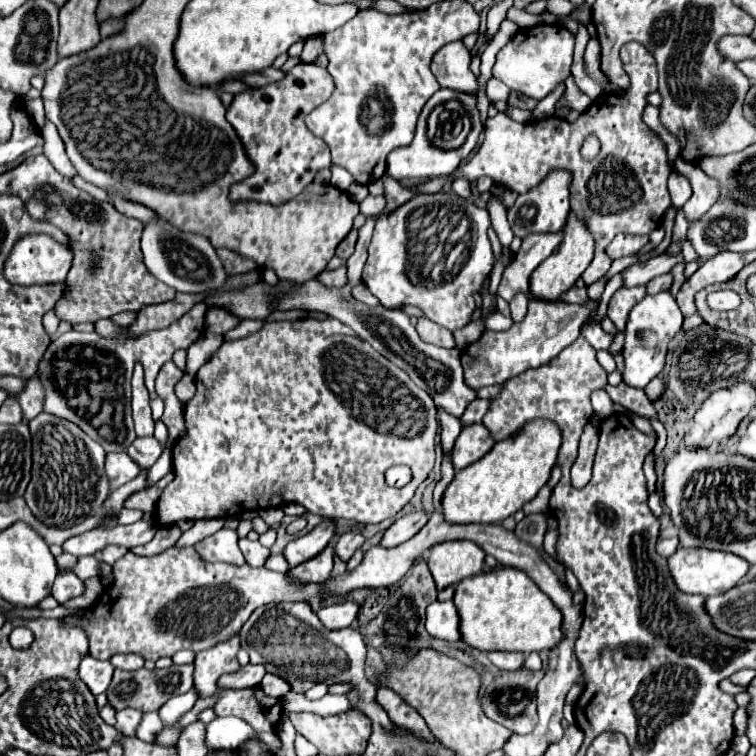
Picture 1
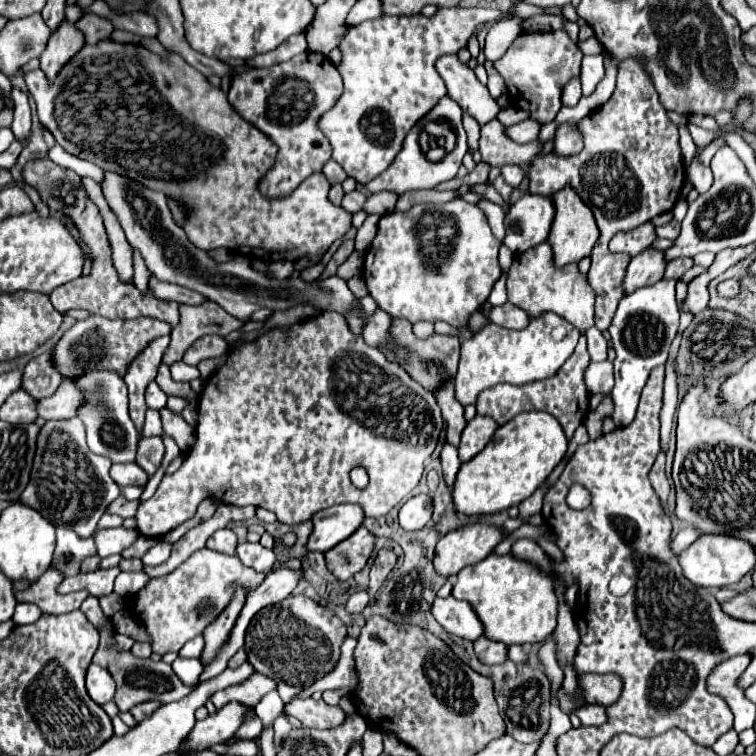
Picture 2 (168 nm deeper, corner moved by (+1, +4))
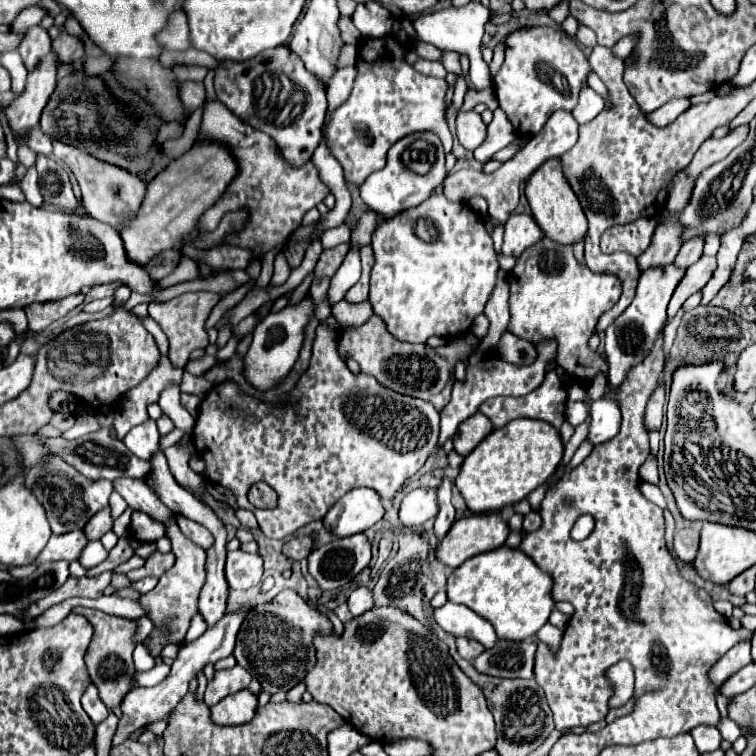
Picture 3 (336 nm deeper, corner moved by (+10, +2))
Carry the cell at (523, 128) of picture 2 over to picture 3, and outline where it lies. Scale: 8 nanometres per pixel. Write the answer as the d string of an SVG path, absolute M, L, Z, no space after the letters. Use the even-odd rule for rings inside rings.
M502 109L494 111L494 119L488 125L488 137L486 141L474 151L474 159L478 163L488 163L496 151L506 147L516 139L516 131L512 129L506 113Z

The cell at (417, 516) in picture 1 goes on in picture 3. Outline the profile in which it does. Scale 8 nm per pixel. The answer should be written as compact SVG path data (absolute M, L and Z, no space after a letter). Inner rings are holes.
M418 487L408 493L400 505L400 521L406 525L420 525L432 519L438 511L436 503L436 489L432 487Z

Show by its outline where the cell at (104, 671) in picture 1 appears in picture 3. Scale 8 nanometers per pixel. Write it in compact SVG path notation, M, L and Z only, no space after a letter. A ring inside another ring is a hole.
M90 685L90 687L86 689L86 693L82 695L82 707L84 707L84 711L88 713L88 717L92 719L94 725L102 723L102 721L108 717L108 709L106 709L104 703L100 701L98 691L96 691L94 685Z

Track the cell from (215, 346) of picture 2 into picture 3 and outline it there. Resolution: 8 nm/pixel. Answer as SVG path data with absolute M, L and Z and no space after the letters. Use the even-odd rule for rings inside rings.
M204 355L204 357L200 357L200 359L190 361L190 363L186 365L186 371L192 373L192 375L196 375L196 377L202 377L202 375L204 375L208 369L212 369L214 365L216 365L216 359L210 357L210 355Z

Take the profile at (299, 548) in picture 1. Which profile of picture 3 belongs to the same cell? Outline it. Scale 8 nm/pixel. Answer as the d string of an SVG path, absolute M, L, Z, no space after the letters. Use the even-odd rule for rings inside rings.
M356 487L348 491L324 517L326 527L340 537L362 533L364 529L376 525L384 515L384 505L380 495L368 487Z

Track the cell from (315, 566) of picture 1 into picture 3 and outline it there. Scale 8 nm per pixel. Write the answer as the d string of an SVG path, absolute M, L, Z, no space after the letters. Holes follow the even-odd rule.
M238 611L238 613L234 613L234 615L224 615L216 625L208 627L208 629L204 631L204 635L200 635L198 639L194 639L192 643L188 643L186 647L180 647L178 659L174 659L172 669L170 669L168 677L166 677L162 683L158 683L156 687L148 687L148 689L132 689L132 691L128 691L128 695L124 695L124 699L122 699L122 703L120 703L122 717L120 717L120 721L118 721L118 727L116 727L114 737L112 737L112 747L124 743L134 731L142 729L146 723L150 723L150 721L160 721L164 715L172 713L174 707L178 705L178 701L186 695L190 679L196 677L196 673L202 671L206 663L216 663L218 659L224 659L224 657L232 655L234 641L236 641L236 633L238 633L242 621L244 621L242 611Z

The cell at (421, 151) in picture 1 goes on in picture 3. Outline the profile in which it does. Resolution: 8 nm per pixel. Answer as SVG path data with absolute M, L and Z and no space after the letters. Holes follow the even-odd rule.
M414 133L414 135L408 135L408 137L400 139L400 143L394 143L394 145L390 147L386 167L384 167L382 171L376 171L376 173L368 175L368 179L366 179L366 181L362 183L362 187L360 187L360 195L362 195L364 203L366 203L376 215L380 215L382 219L392 219L394 215L398 215L398 213L402 213L402 211L406 211L406 209L418 207L422 201L426 201L426 199L432 195L432 191L434 191L438 185L442 185L444 177L446 177L446 167L444 167L444 149L442 149L440 139L438 139L436 135L432 135L432 133ZM416 139L424 139L424 141L432 143L432 145L436 147L436 151L438 151L438 153L436 153L436 163L432 165L432 169L430 169L426 175L416 175L416 173L408 171L408 169L402 165L402 159L400 159L400 155L402 155L402 151L406 149L406 145L410 145L410 143L416 141Z

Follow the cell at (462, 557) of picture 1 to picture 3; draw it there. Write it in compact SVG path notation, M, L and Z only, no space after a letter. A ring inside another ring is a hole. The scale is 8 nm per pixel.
M480 513L458 519L448 535L440 541L436 549L438 561L448 567L460 567L466 559L498 549L504 545L510 533L508 523L500 517L500 513Z

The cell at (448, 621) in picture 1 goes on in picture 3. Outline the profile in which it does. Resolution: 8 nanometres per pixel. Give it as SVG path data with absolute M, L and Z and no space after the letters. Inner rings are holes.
M446 603L444 607L436 609L434 613L436 623L452 633L454 637L468 637L468 639L476 639L480 641L486 649L494 647L498 637L494 633L494 627L482 619L480 615L476 615L474 611L470 611L466 605L456 605L456 603Z

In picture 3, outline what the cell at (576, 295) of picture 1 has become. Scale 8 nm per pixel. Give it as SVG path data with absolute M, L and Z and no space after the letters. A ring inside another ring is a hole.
M544 237L518 257L516 267L508 273L508 283L508 331L534 345L550 339L556 341L556 363L574 377L574 381L592 381L598 373L606 377L608 363L598 351L588 347L588 339L596 333L596 319L620 299L620 279L616 279L616 275L590 271L584 263L576 261L572 245L560 245Z

